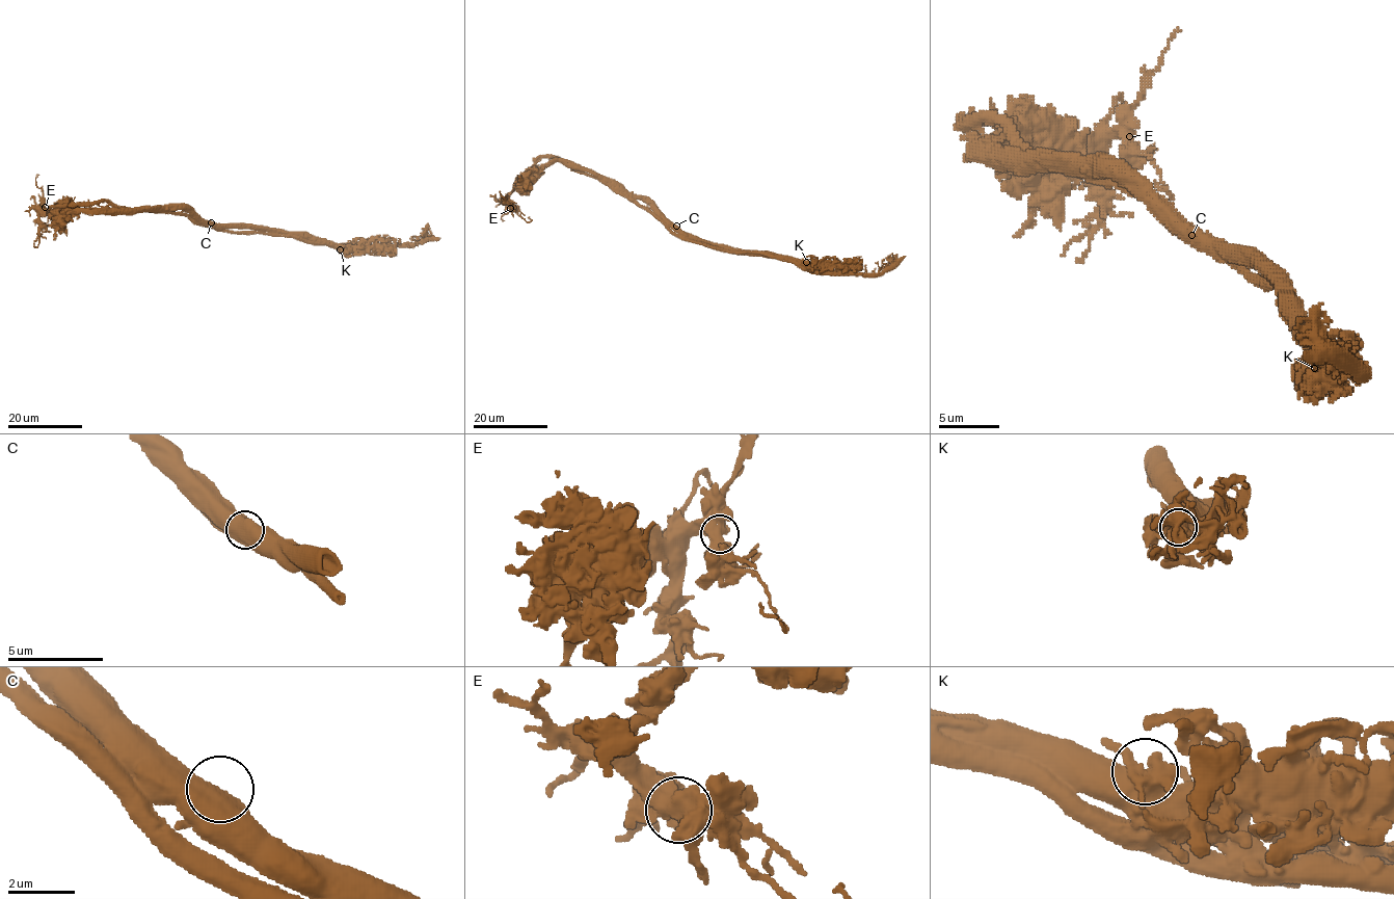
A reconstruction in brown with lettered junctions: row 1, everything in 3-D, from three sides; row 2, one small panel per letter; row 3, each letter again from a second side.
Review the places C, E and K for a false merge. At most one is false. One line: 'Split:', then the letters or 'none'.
Split: K

